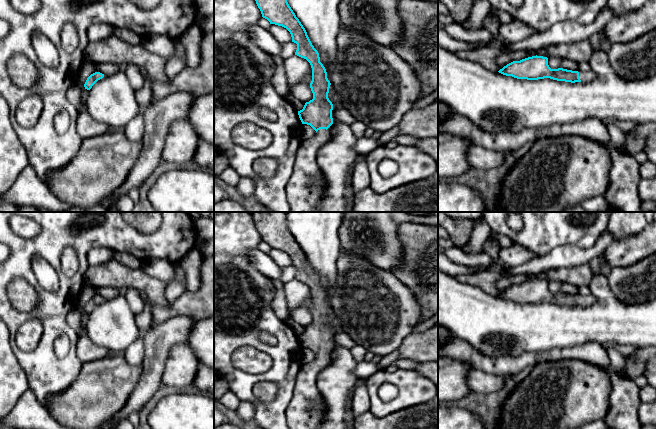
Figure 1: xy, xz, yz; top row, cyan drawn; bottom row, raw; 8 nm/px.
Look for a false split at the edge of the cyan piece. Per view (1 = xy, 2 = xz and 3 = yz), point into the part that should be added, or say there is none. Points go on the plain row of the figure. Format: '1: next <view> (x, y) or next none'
1: next none
2: next xz (307, 409)
3: next yz (588, 300)

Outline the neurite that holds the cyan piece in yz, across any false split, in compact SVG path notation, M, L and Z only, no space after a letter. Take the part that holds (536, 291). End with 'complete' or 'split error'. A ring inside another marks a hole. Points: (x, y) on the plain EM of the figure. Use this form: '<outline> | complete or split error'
M532 280L520 285L513 285L498 295L499 297L512 300L517 303L538 304L550 302L565 306L589 307L597 302L593 294L584 296L572 295L563 292L551 293L548 282L543 280Z | split error

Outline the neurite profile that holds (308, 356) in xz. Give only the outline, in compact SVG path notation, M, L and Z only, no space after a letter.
M307 348L302 349L302 364L308 364L316 358L316 355Z

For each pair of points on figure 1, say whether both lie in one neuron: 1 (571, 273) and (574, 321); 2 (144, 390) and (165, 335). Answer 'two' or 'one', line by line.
1: two
2: one

